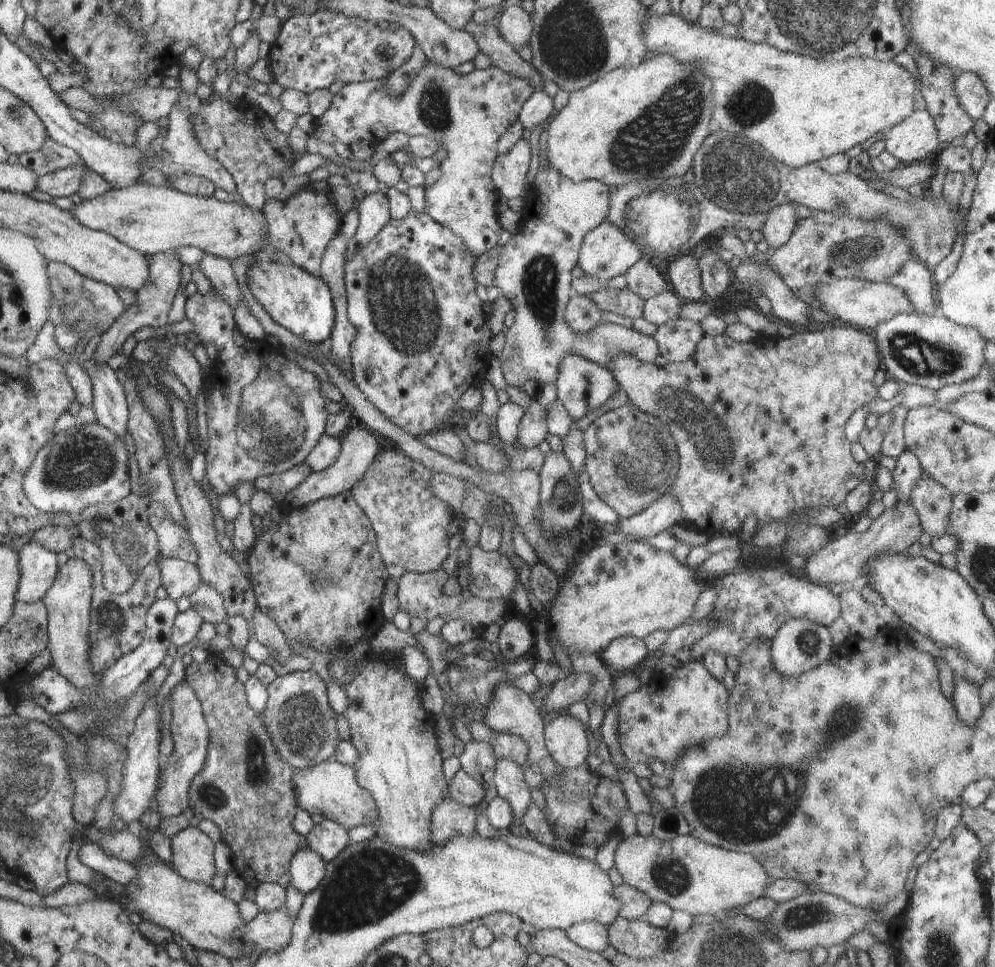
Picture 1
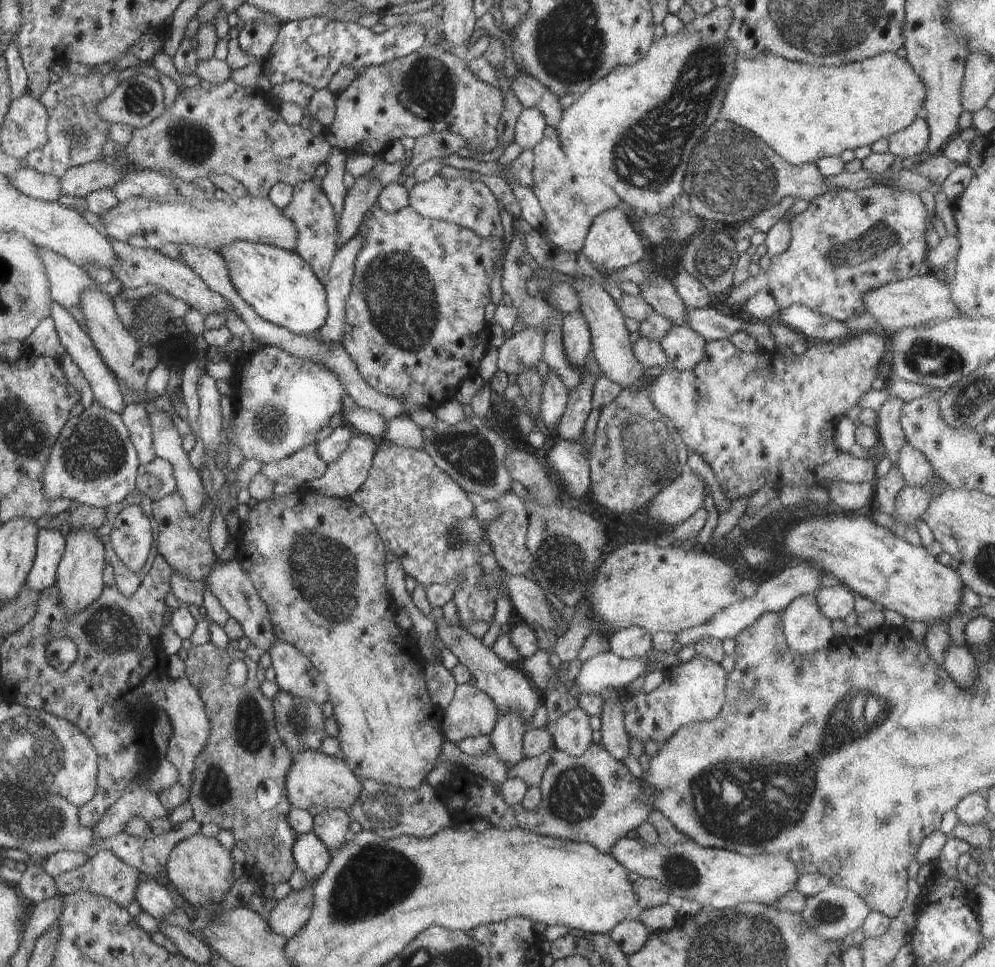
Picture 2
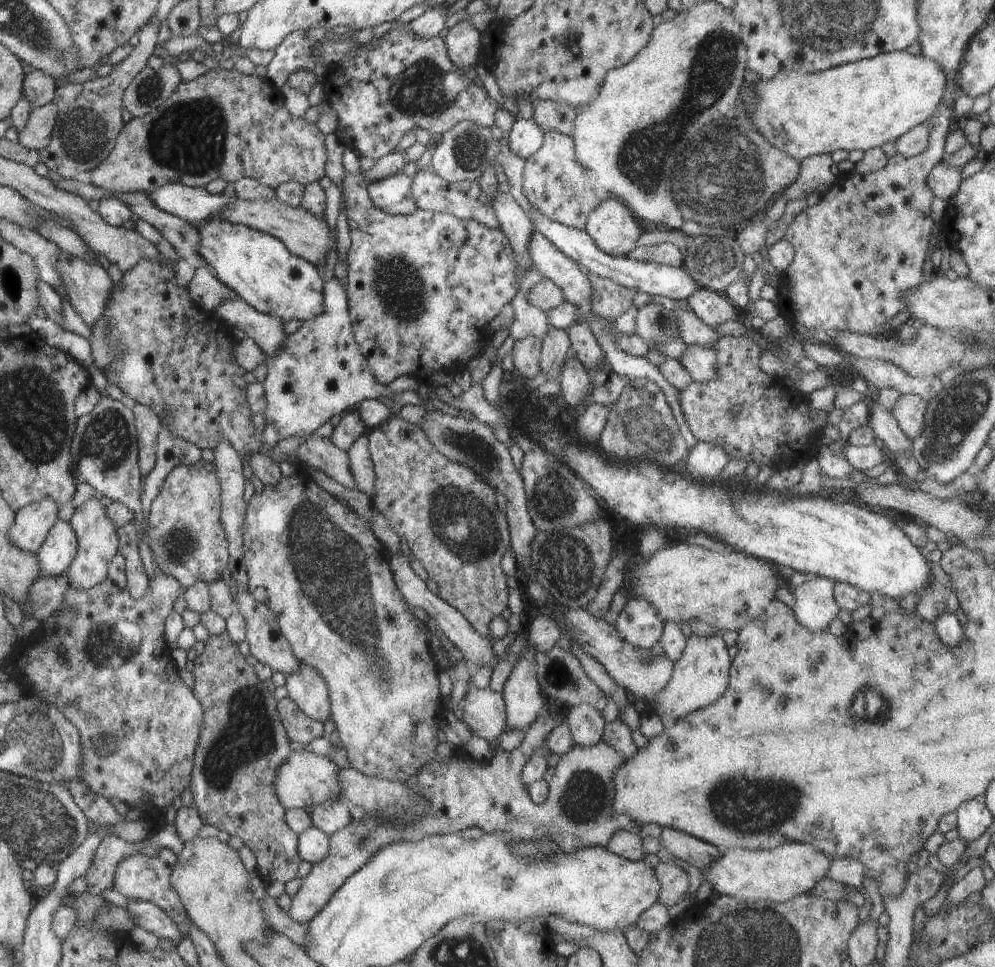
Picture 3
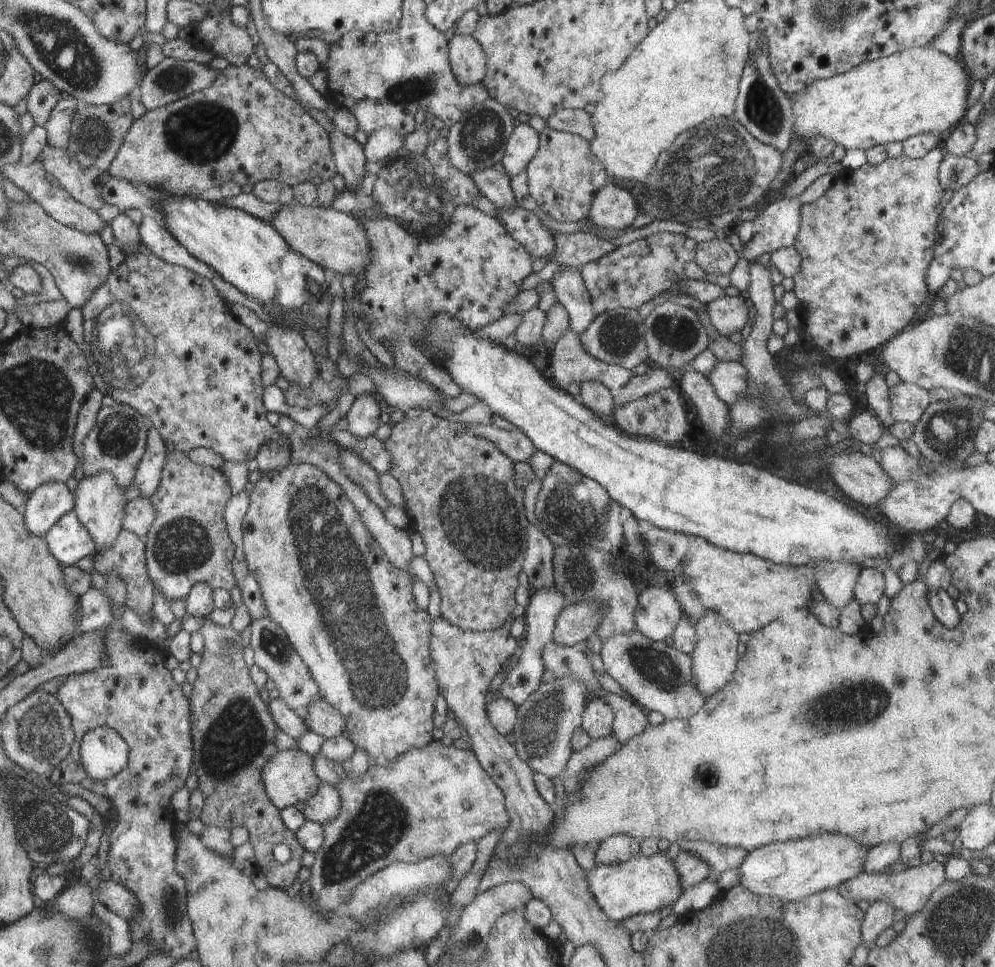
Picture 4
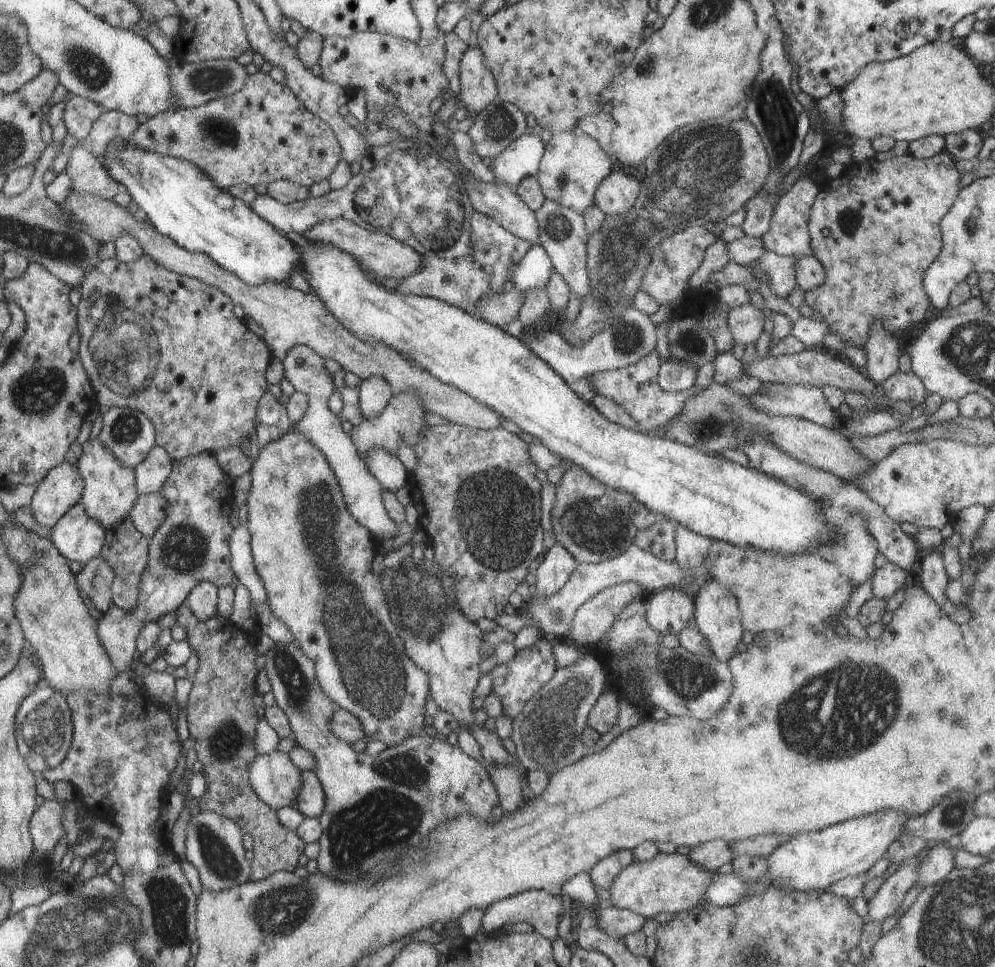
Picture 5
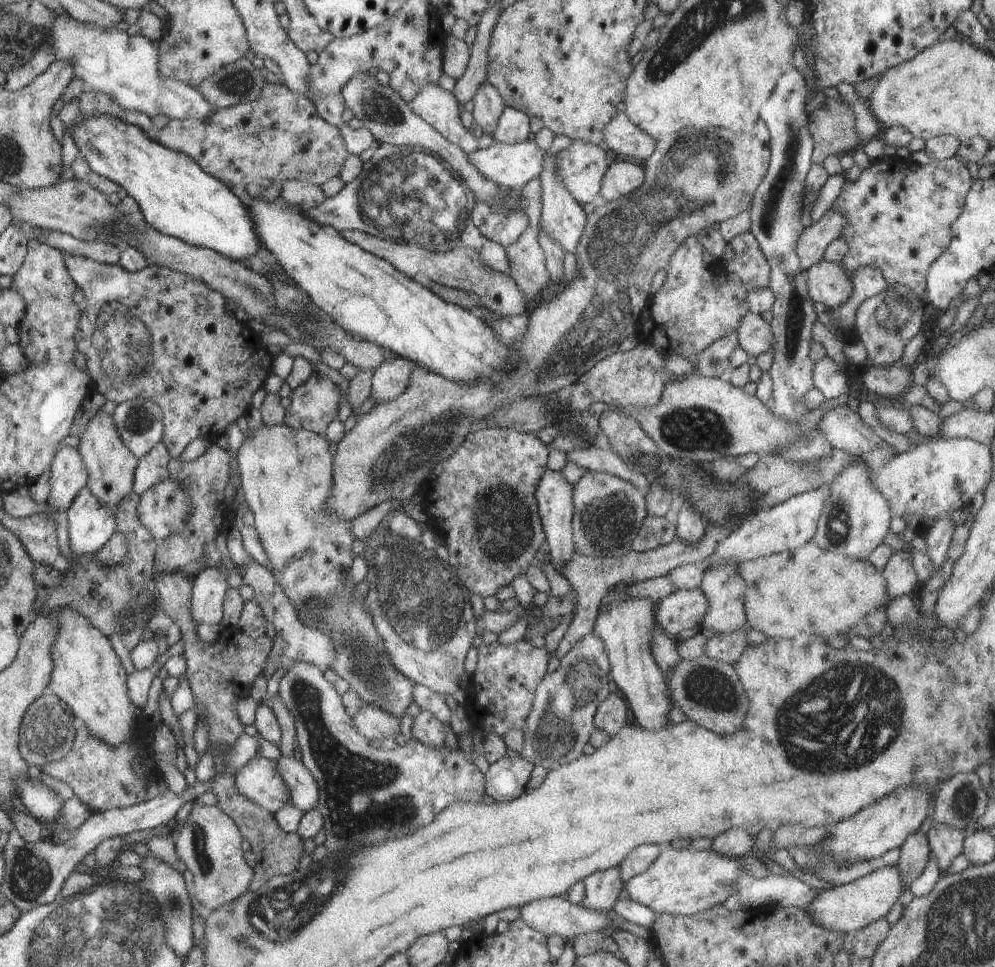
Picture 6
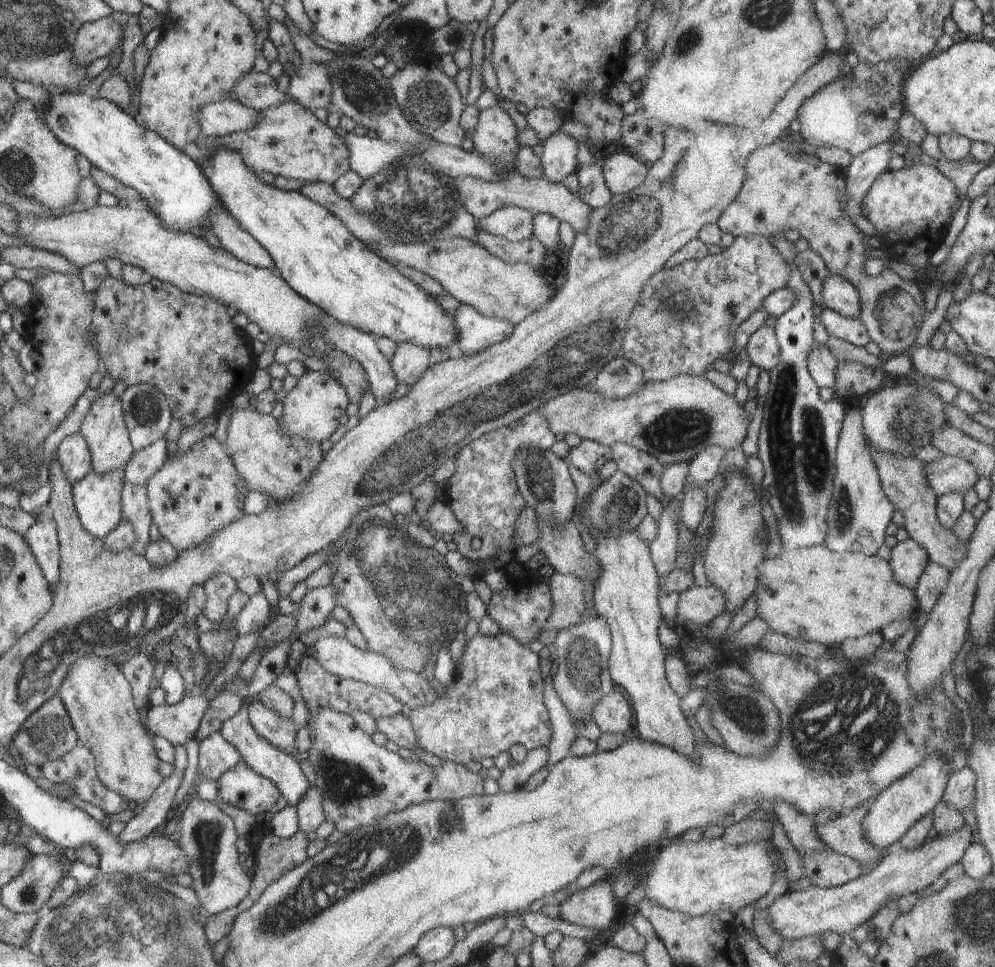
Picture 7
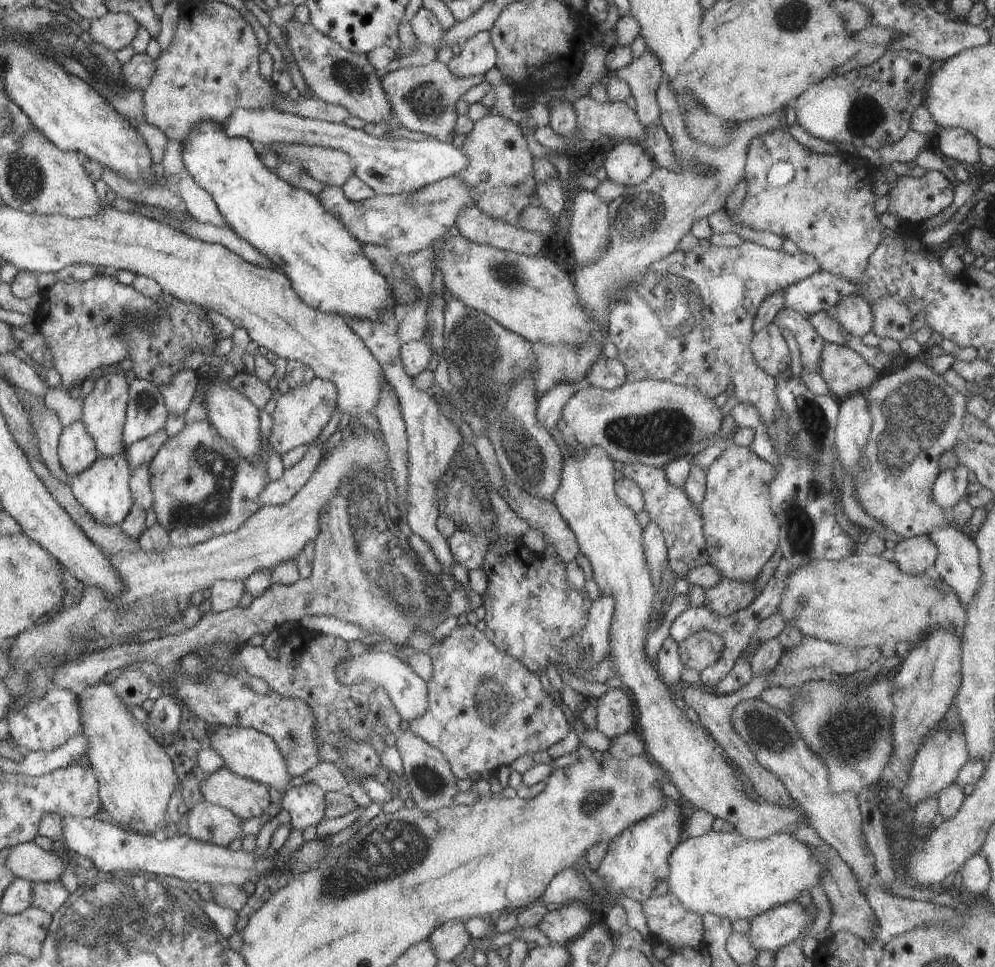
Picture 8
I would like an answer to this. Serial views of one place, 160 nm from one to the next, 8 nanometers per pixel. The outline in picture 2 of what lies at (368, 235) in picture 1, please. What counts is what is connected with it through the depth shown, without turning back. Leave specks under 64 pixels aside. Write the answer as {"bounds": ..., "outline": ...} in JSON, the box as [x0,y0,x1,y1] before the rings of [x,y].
{"bounds":[312,234,363,344],"outline":[[[358,234],[352,237],[335,252],[334,260],[330,265],[328,280],[324,285],[327,294],[328,316],[324,326],[312,335],[324,343],[341,344],[343,339],[343,326],[346,318],[345,302],[351,291],[355,256],[362,243],[363,240]]]}

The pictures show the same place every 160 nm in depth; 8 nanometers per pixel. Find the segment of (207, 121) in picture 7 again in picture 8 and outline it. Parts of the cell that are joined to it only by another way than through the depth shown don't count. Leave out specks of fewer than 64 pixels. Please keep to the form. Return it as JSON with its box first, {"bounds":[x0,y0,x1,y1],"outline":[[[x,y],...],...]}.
{"bounds":[222,108,469,195],"outline":[[[274,108],[234,110],[222,128],[228,136],[246,138],[256,146],[286,143],[343,150],[353,160],[354,176],[377,195],[399,195],[417,191],[423,186],[457,175],[469,163],[462,151],[455,148],[452,142],[445,143],[438,139],[413,141],[406,138],[392,140],[393,138],[373,137],[362,129],[353,129],[344,123],[307,119]]]}

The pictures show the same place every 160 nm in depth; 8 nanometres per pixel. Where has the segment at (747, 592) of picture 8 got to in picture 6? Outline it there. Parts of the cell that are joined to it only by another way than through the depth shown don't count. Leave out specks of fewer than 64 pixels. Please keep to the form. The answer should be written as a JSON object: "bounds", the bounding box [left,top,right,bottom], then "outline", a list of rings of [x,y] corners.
{"bounds":[655,587,709,637],"outline":[[[700,587],[676,589],[655,607],[657,624],[678,637],[682,630],[698,628],[708,612],[709,602]]]}

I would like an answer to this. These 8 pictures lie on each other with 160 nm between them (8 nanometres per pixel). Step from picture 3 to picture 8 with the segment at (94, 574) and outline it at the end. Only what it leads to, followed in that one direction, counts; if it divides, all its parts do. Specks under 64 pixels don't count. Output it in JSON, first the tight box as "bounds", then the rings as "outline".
{"bounds":[81,364,129,456],"outline":[[[111,364],[111,369],[94,381],[94,388],[82,400],[83,415],[81,421],[90,436],[93,436],[99,456],[122,454],[123,428],[128,399],[129,384],[124,377],[124,371],[118,371],[115,365]]]}

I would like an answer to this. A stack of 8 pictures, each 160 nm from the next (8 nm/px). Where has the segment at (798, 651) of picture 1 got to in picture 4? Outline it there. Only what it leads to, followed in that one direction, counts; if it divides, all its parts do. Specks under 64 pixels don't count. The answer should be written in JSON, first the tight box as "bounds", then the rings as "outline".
{"bounds":[814,560,860,608],"outline":[[[819,560],[814,566],[818,592],[824,595],[827,603],[837,608],[845,607],[854,596],[854,585],[858,582],[860,563],[850,564],[846,561]]]}

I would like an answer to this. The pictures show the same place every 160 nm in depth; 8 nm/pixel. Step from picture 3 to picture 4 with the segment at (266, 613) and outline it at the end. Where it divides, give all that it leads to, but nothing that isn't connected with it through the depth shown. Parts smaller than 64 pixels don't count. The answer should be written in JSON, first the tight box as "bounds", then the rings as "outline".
{"bounds":[249,615,320,722],"outline":[[[268,615],[260,620],[251,621],[250,625],[252,637],[249,645],[254,650],[255,664],[265,670],[268,678],[274,682],[280,692],[279,698],[305,722],[308,707],[320,696],[319,688],[308,667],[294,650],[286,633]]]}

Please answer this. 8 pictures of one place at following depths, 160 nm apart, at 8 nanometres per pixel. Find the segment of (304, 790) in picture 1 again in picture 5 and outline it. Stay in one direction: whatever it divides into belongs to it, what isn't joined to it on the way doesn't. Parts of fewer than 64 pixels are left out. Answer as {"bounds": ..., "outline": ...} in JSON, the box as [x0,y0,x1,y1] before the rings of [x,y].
{"bounds":[249,750,301,810],"outline":[[[278,750],[267,755],[256,755],[249,764],[250,788],[265,802],[272,810],[292,806],[292,802],[298,798],[301,785],[301,770],[292,764],[290,757]]]}

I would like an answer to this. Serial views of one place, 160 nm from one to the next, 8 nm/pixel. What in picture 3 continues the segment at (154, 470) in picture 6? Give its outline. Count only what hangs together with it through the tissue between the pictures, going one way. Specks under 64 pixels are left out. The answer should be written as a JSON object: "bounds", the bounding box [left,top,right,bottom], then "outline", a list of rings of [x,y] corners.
{"bounds":[131,406,161,477],"outline":[[[131,406],[135,414],[140,474],[147,477],[156,466],[156,443],[161,422],[159,416],[149,406]]]}

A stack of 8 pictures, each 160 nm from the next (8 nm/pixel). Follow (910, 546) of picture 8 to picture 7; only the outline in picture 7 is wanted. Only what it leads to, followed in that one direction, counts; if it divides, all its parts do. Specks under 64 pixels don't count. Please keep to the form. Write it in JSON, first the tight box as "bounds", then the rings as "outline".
{"bounds":[888,539,931,590],"outline":[[[907,539],[892,548],[892,557],[888,564],[894,580],[900,586],[915,590],[928,562],[931,561],[925,549],[913,539]]]}

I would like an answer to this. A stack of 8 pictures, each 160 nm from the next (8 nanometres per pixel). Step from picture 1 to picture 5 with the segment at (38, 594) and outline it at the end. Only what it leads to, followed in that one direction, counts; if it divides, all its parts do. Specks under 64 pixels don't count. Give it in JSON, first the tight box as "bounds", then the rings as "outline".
{"bounds":[50,502,108,563],"outline":[[[78,502],[51,528],[50,540],[68,561],[87,563],[104,552],[108,537],[106,528],[88,516]]]}

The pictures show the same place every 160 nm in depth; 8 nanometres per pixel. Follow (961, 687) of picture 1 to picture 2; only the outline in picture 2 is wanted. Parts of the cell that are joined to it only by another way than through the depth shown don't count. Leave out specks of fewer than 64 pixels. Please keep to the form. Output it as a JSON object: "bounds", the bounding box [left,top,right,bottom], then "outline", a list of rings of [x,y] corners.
{"bounds":[943,636,975,688],"outline":[[[949,636],[949,643],[944,651],[943,667],[962,688],[975,683],[975,660],[964,643],[955,644]]]}

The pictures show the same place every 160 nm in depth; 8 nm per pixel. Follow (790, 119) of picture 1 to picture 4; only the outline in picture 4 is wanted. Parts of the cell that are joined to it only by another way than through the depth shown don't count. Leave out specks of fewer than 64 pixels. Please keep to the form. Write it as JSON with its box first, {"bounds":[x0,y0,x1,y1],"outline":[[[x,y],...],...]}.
{"bounds":[790,47,971,149],"outline":[[[934,47],[913,48],[899,53],[891,54],[887,57],[880,57],[873,61],[866,61],[854,68],[851,68],[845,73],[834,75],[827,79],[815,80],[804,93],[800,95],[790,95],[793,114],[795,116],[793,131],[795,134],[794,140],[802,139],[809,146],[813,143],[816,135],[822,135],[830,140],[833,140],[837,145],[844,146],[848,149],[864,149],[875,147],[878,145],[887,145],[888,143],[903,143],[907,138],[913,137],[922,133],[934,133],[944,136],[956,125],[965,120],[968,110],[968,92],[971,85],[971,77],[968,70],[961,62],[960,58],[950,57],[947,53],[935,49]]]}

